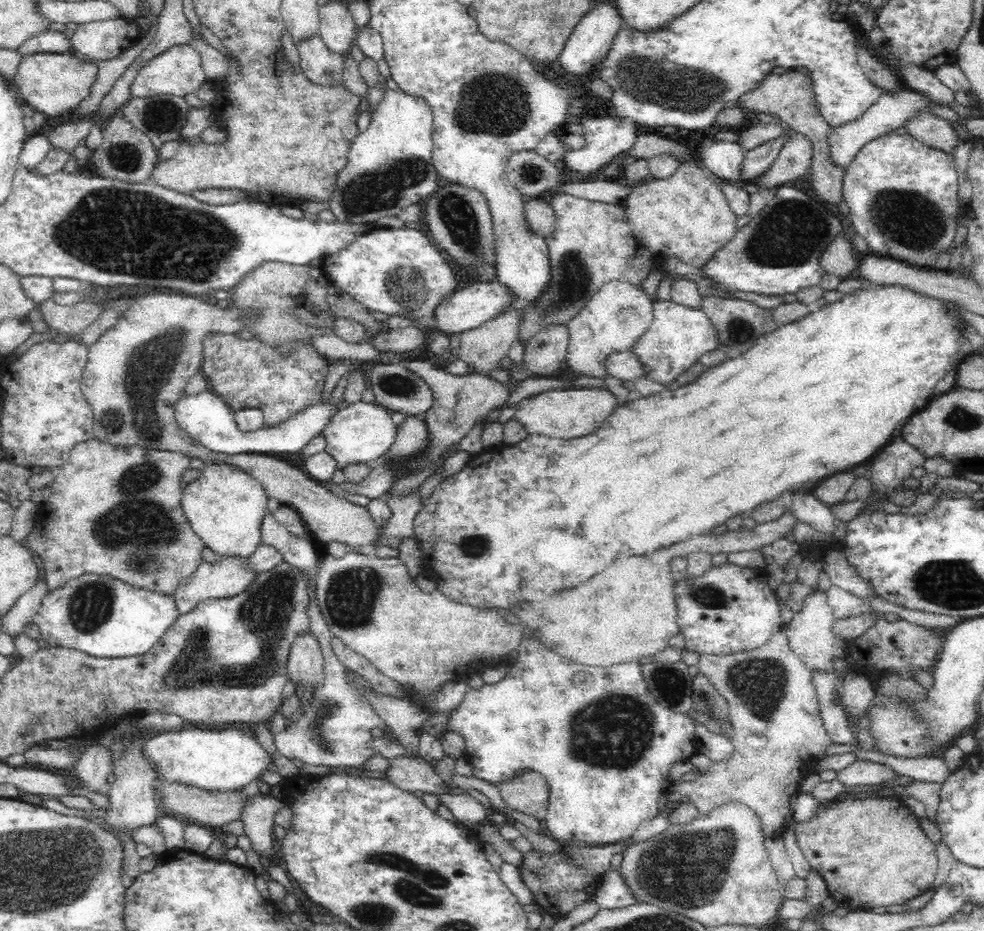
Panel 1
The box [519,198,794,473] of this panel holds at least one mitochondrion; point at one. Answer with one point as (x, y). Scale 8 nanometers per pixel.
(573, 281)

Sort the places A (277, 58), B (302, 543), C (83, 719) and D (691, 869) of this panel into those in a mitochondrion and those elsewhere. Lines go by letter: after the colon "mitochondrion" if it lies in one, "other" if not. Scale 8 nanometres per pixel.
A: other
B: other
C: mitochondrion
D: mitochondrion

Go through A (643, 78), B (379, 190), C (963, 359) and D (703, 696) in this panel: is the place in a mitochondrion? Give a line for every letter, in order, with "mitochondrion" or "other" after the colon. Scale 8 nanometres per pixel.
A: mitochondrion
B: mitochondrion
C: other
D: mitochondrion

